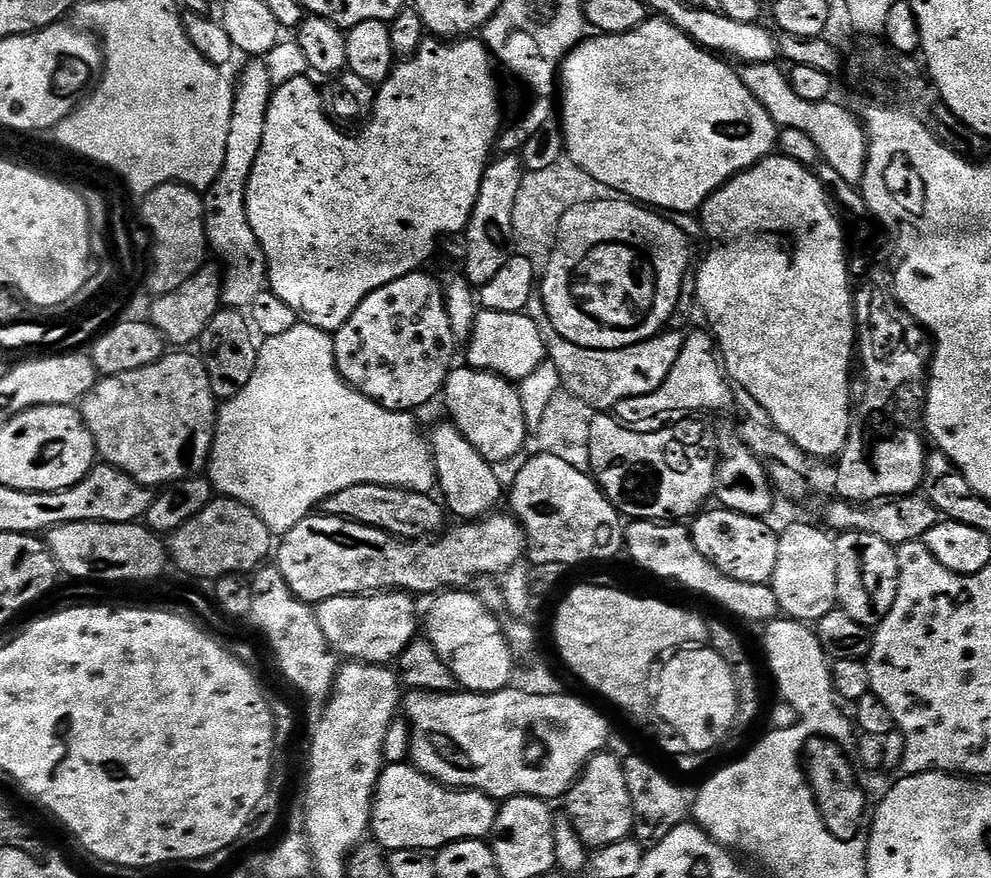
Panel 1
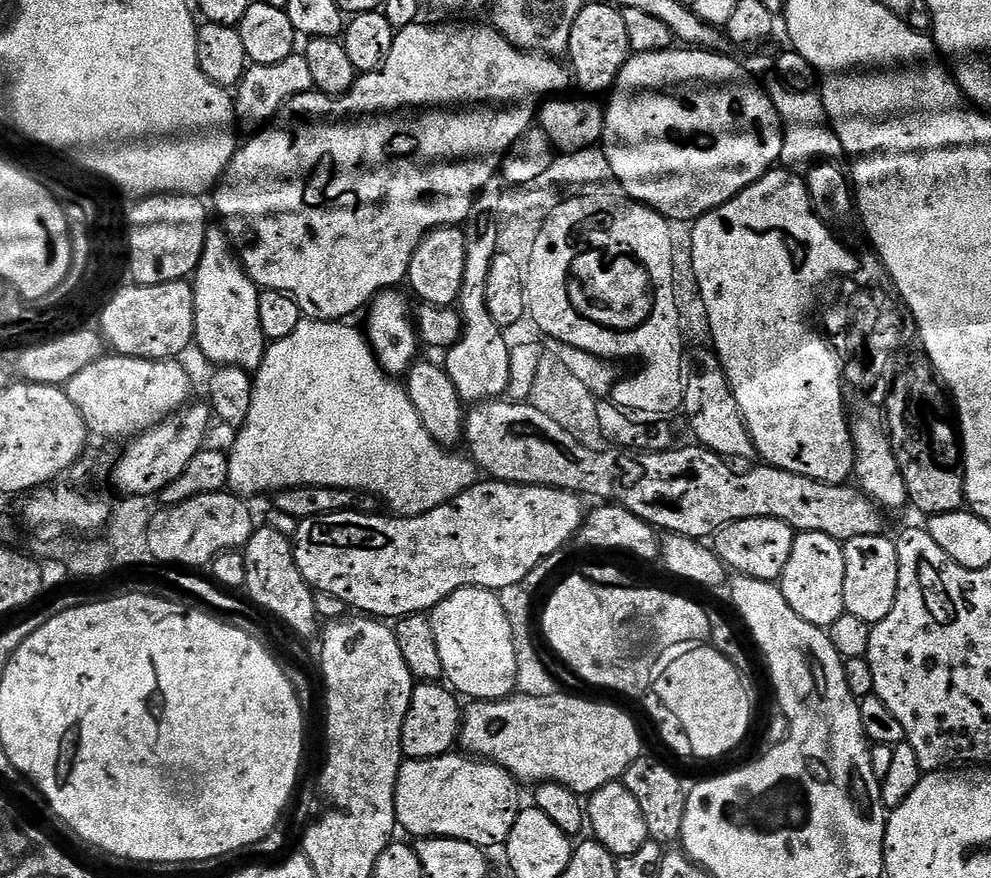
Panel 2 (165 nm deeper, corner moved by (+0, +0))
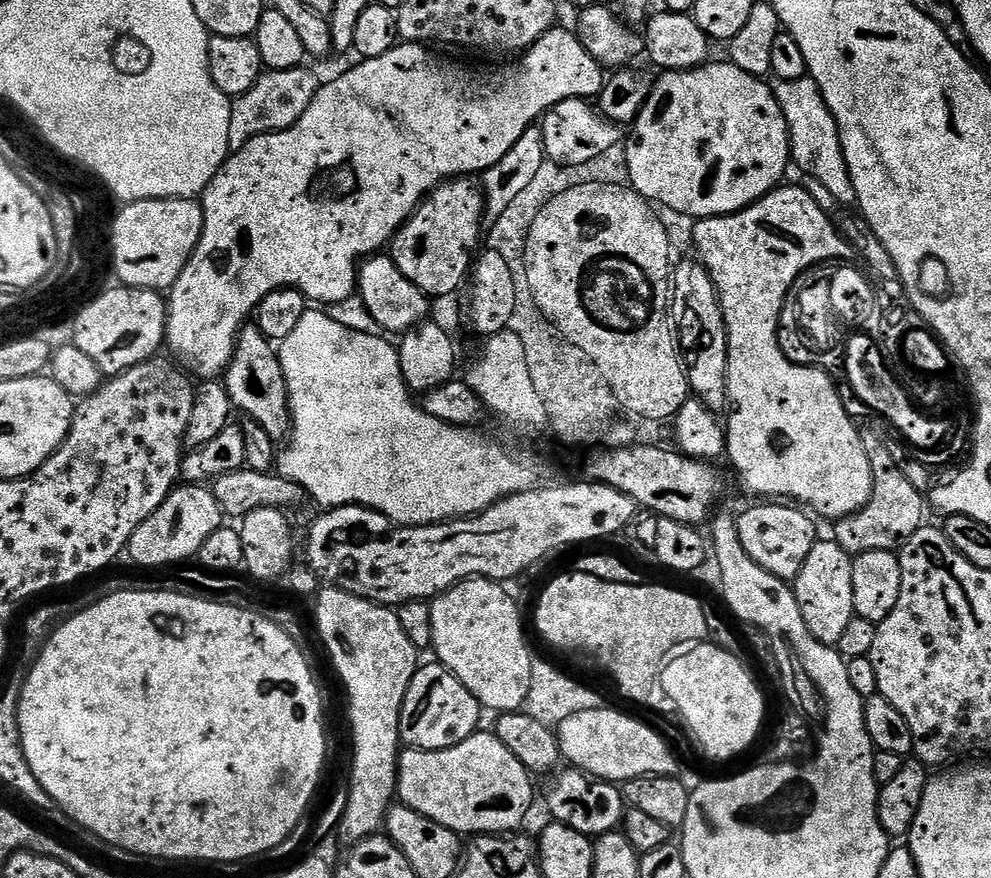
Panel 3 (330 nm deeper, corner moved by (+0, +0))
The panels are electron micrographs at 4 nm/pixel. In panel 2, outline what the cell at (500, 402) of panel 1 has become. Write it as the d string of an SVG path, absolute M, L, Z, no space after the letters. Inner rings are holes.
M489 186L476 197L472 207L472 215L466 221L468 250L466 252L466 274L464 285L460 291L458 311L464 322L464 332L459 342L447 349L442 366L450 374L450 382L458 390L461 400L469 405L478 404L485 400L495 400L503 397L504 392L512 384L512 348L506 337L505 329L490 318L490 310L486 306L486 282L490 278L492 259L497 256L496 243L500 229L500 207L504 197L501 189Z

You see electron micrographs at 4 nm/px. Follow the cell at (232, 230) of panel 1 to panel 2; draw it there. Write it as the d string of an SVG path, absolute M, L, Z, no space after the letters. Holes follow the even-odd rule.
M213 235L204 245L204 256L194 273L196 298L195 347L212 363L212 366L245 368L256 373L262 366L269 340L262 334L260 294L262 289L248 277L234 252L224 245L223 235Z

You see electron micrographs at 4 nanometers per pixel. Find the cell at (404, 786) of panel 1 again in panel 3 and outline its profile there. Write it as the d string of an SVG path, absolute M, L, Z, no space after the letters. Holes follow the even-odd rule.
M478 730L466 742L458 742L458 746L450 746L437 752L417 752L404 750L398 761L396 787L399 803L410 810L438 822L438 826L446 826L451 832L465 834L512 834L524 824L528 811L532 808L532 781L526 766L522 764L502 744L491 731Z

